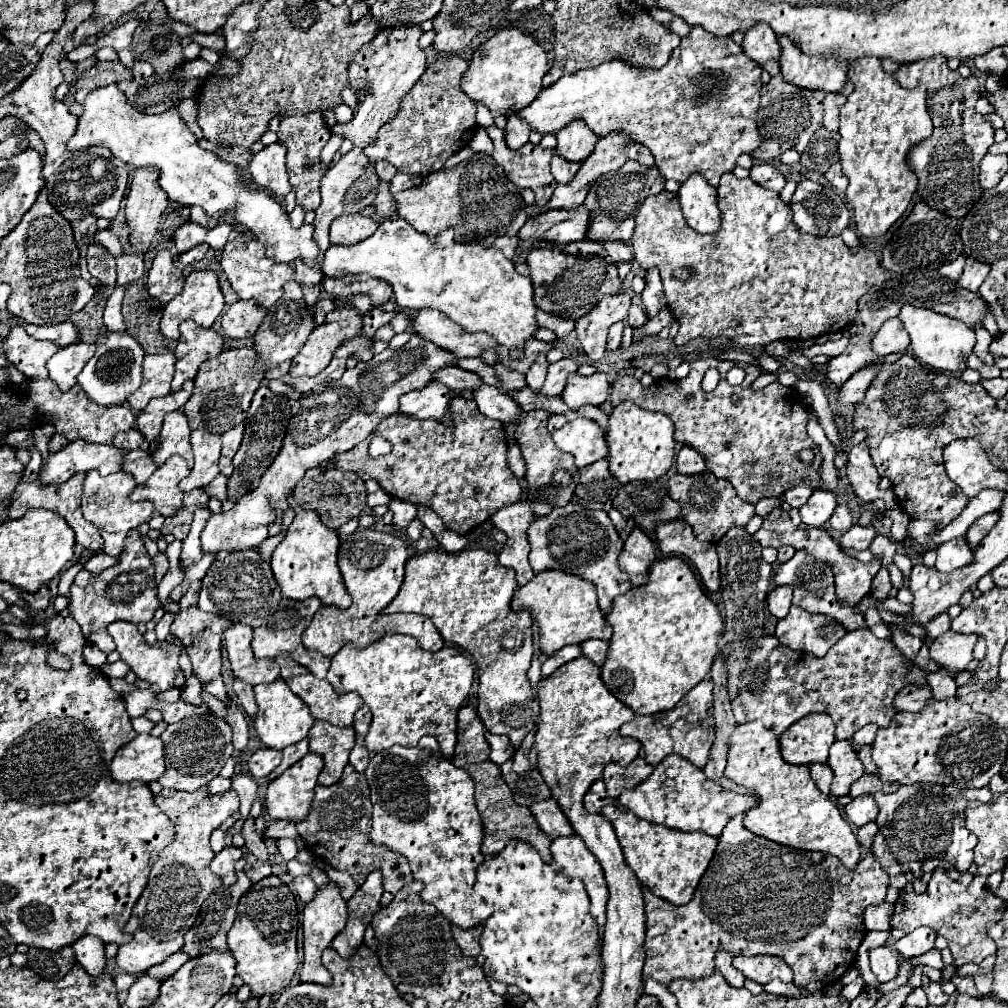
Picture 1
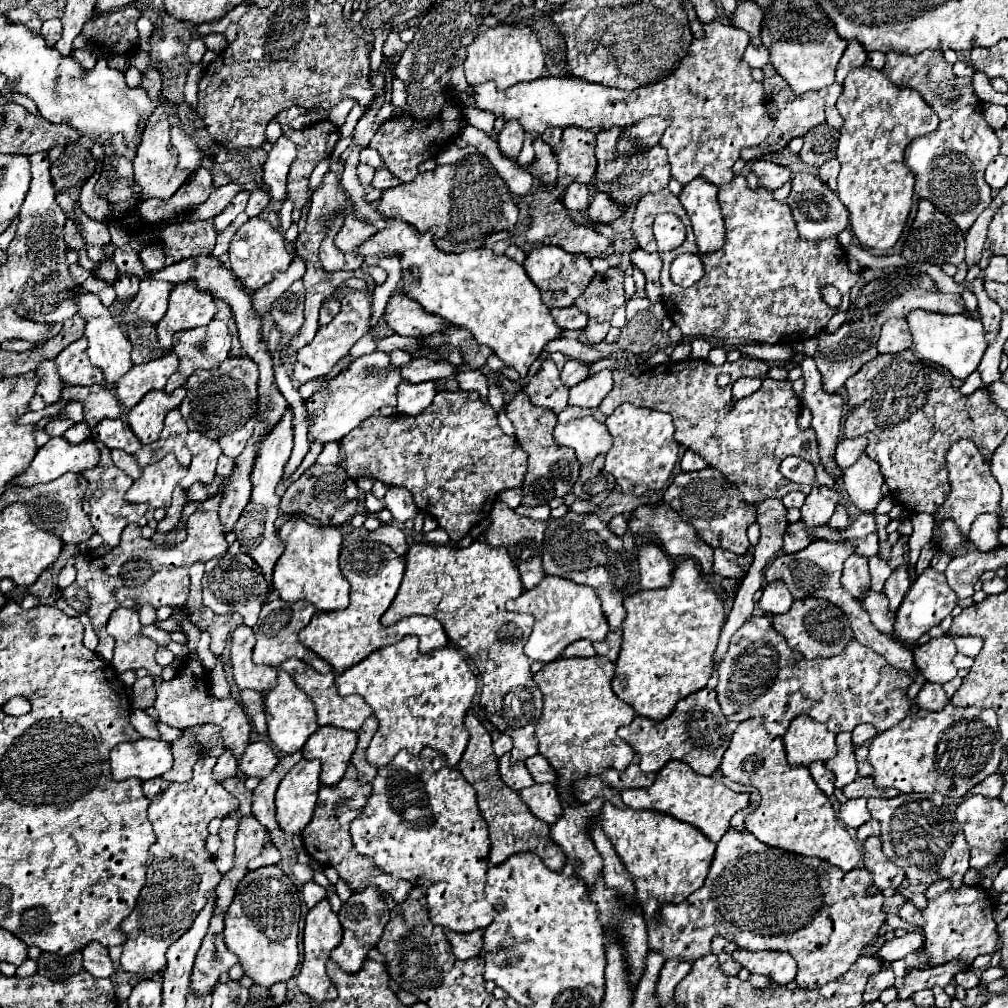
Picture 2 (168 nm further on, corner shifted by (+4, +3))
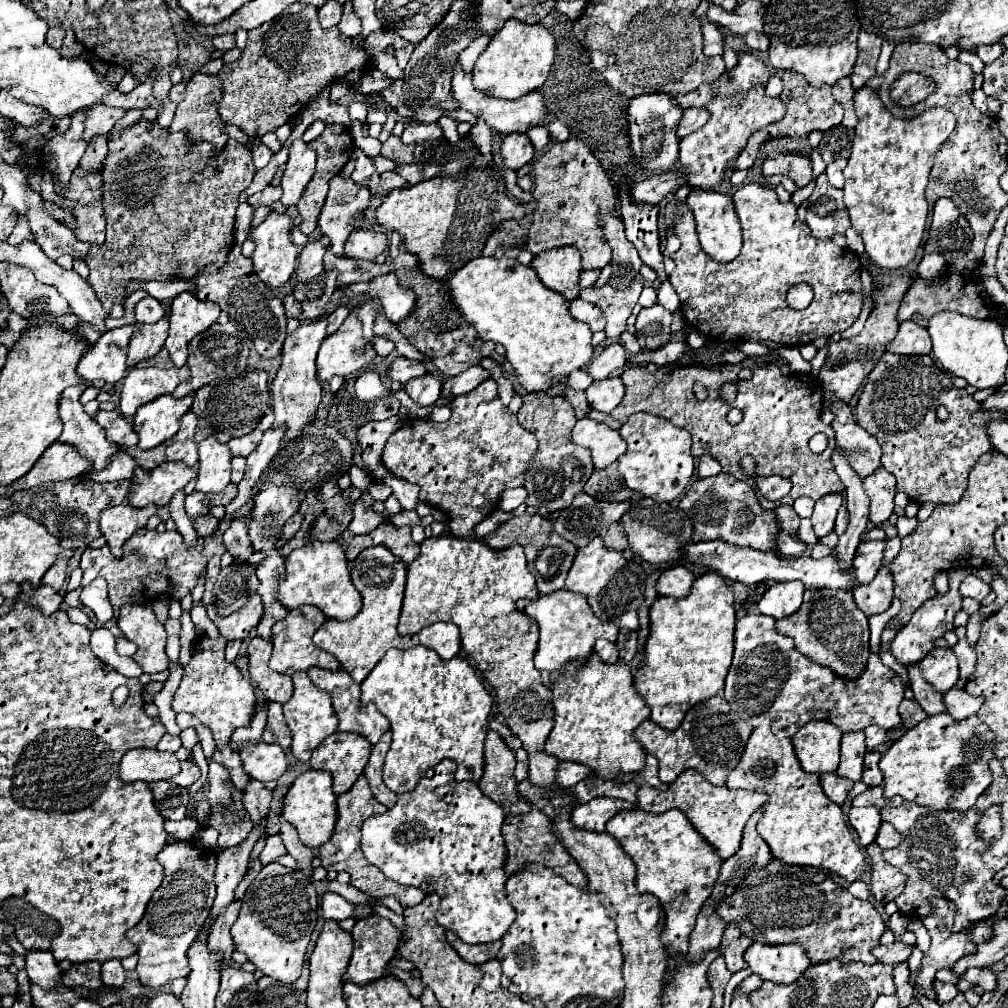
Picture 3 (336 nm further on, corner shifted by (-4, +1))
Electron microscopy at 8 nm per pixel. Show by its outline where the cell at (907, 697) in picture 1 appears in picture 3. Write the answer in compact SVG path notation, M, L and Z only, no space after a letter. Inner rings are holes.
M952 688L950 692L944 694L944 704L946 704L950 716L954 716L954 720L966 720L968 716L972 716L980 710L984 700L982 700L982 696L970 696L966 690Z

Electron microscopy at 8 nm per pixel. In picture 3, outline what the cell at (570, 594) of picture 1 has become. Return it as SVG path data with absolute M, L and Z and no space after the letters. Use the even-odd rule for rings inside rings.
M558 590L548 596L540 596L538 600L524 602L520 608L524 614L532 616L540 626L540 642L534 656L534 664L538 670L560 670L570 660L578 660L578 664L586 664L592 654L592 648L598 638L608 638L616 642L618 626L606 626L598 618L594 618L588 600L570 590Z

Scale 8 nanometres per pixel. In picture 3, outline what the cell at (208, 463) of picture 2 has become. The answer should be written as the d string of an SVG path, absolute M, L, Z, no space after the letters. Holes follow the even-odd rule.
M214 436L198 444L200 454L200 476L196 490L200 492L222 492L230 484L230 448L214 440Z

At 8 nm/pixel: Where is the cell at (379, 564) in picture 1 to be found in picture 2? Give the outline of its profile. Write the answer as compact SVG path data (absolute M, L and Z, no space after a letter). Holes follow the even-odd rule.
M358 540L342 548L340 552L340 570L344 578L350 582L350 606L338 612L316 612L308 626L300 630L300 642L324 658L336 672L346 670L346 666L358 664L370 652L396 644L408 634L420 638L420 652L432 652L448 644L446 632L436 618L430 616L408 616L398 620L396 624L384 626L380 622L386 608L392 604L396 590L404 576L404 556L396 554L390 546L382 542Z

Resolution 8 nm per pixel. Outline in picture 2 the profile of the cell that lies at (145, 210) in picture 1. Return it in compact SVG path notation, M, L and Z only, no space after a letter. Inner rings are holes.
M160 108L150 118L150 122L148 122L144 134L142 134L142 144L138 146L136 158L134 158L134 180L136 180L136 186L140 188L140 200L158 198L158 200L164 202L188 180L186 172L176 170L176 162L178 162L178 154L170 144L166 114Z

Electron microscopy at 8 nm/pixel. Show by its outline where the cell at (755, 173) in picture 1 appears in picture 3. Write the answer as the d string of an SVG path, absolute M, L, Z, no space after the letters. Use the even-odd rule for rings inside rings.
M770 152L762 164L762 174L772 176L772 174L784 174L794 180L798 188L806 186L812 182L812 160L802 154L792 154L792 152Z

